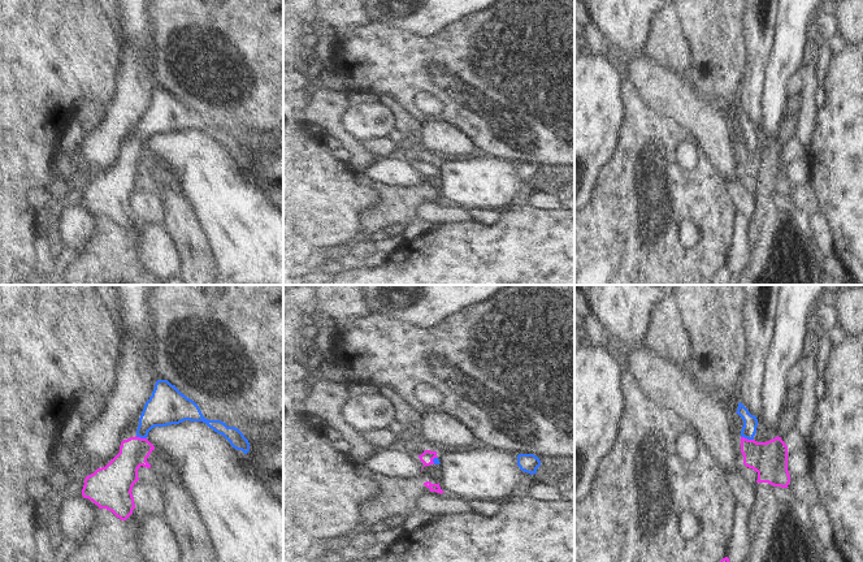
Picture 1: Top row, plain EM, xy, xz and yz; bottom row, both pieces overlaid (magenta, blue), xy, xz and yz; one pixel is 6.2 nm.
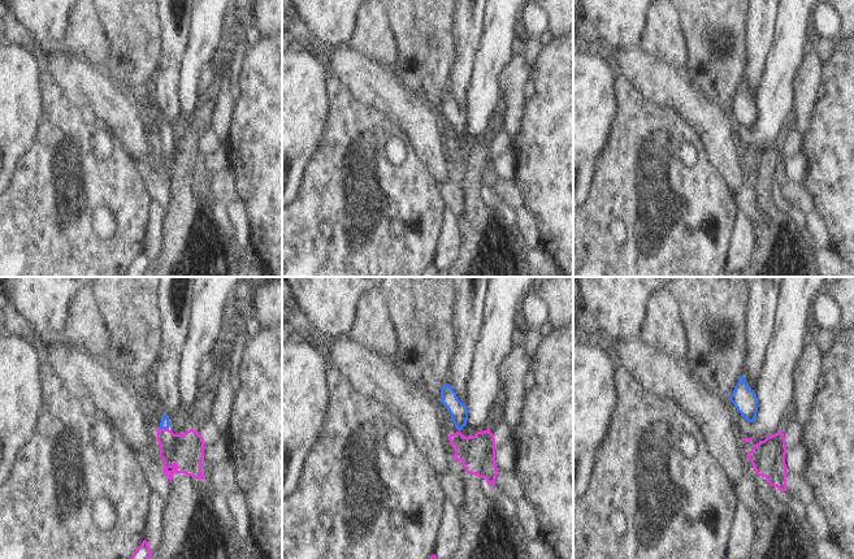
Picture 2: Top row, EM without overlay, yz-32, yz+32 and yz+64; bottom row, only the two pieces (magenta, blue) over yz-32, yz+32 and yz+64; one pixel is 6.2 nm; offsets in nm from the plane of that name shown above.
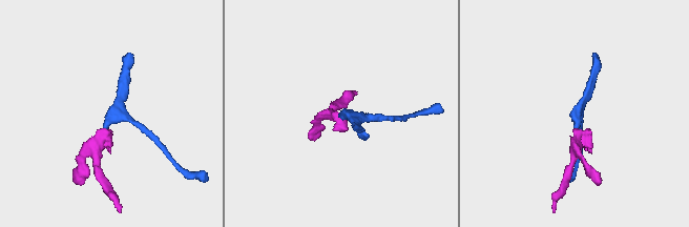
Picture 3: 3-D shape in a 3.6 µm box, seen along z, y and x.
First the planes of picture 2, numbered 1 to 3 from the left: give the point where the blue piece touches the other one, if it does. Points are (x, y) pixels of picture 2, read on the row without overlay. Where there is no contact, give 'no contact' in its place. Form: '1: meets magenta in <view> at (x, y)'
1: meets magenta in yz-32 at (164, 138)
2: no contact
3: no contact

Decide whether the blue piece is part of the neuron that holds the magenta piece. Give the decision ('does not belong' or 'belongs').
belongs

